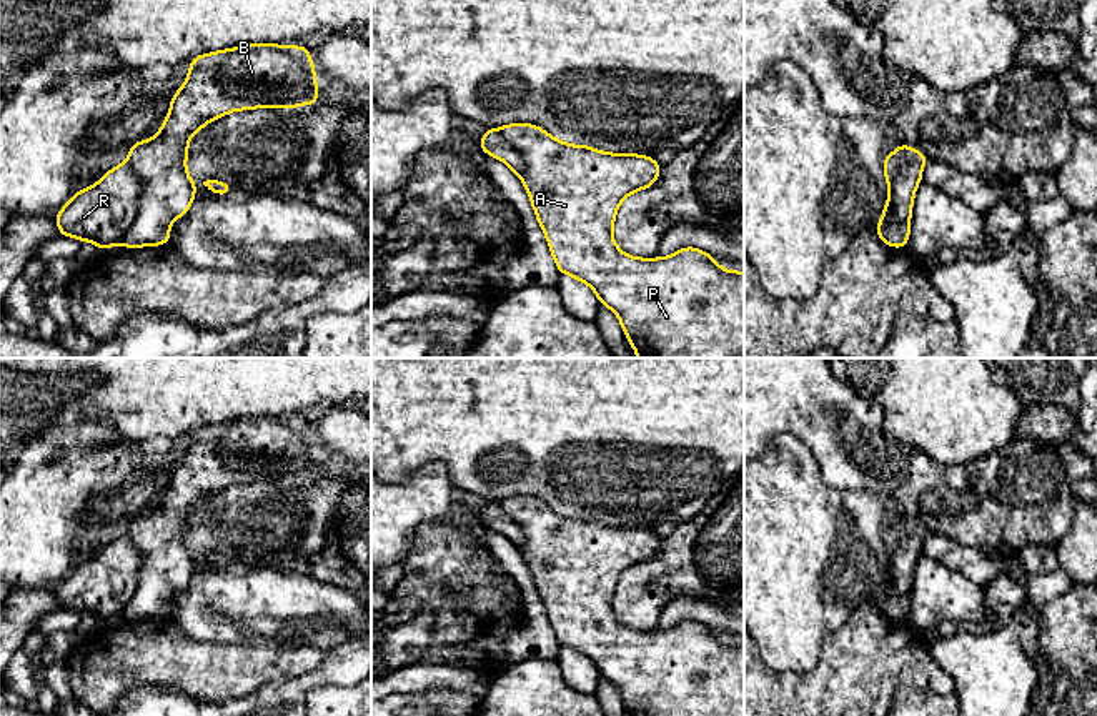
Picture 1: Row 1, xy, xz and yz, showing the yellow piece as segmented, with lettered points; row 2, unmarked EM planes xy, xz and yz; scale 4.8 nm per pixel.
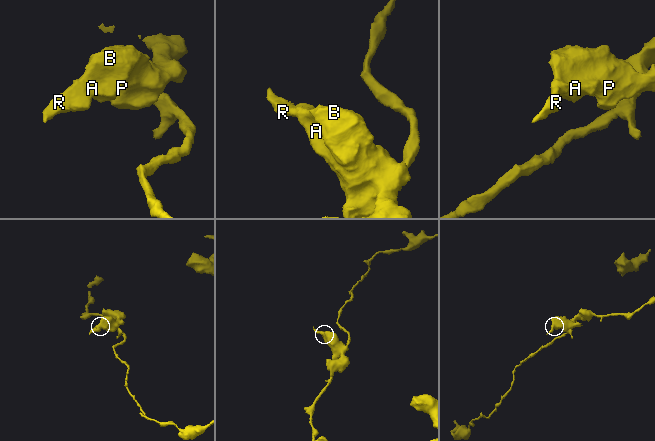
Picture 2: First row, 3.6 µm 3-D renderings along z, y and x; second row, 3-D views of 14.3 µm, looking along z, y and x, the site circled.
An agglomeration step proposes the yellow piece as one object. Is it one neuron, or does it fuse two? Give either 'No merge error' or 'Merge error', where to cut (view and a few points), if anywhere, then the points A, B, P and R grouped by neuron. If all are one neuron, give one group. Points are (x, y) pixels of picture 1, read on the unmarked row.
Merge error. Split along xy (127, 536), (140, 555), (140, 568), (137, 588), (122, 615). Groups: A B P / R

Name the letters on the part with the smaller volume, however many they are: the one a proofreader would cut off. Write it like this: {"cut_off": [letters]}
{"cut_off": ["R"]}

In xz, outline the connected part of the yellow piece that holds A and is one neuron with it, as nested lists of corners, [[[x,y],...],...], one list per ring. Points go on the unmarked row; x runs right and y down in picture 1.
[[[531,496],[499,505],[524,533],[524,563],[558,643],[593,661],[618,688],[629,716],[744,716],[744,644],[727,644],[692,619],[664,631],[634,631],[613,613],[621,574],[658,554],[661,538],[653,530],[563,516]]]

